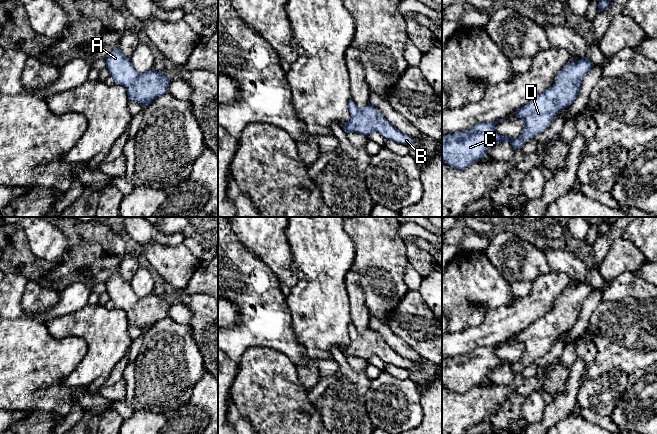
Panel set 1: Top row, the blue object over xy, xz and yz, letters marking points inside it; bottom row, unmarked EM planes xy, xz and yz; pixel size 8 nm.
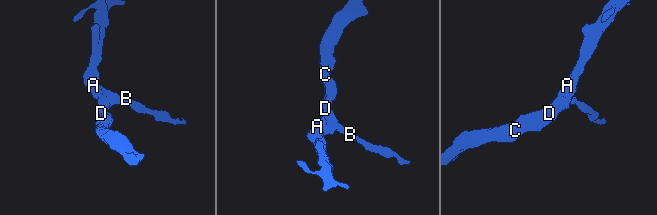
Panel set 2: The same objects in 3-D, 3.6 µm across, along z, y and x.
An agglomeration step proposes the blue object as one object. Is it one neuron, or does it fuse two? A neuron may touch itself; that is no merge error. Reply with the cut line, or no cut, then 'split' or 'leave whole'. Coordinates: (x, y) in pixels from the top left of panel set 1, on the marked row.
cut none; leave whole

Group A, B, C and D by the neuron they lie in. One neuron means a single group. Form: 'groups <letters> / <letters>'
groups A B C D

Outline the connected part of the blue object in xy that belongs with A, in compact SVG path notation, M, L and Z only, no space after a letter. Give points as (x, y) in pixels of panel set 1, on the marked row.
M119 45L105 58L106 68L115 84L124 86L129 100L141 106L149 105L154 99L168 92L170 80L163 73L149 70L138 74L130 58L125 57Z

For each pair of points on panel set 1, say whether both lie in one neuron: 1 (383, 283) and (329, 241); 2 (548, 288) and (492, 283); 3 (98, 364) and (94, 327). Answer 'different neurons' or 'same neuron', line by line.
1: different neurons
2: different neurons
3: same neuron

